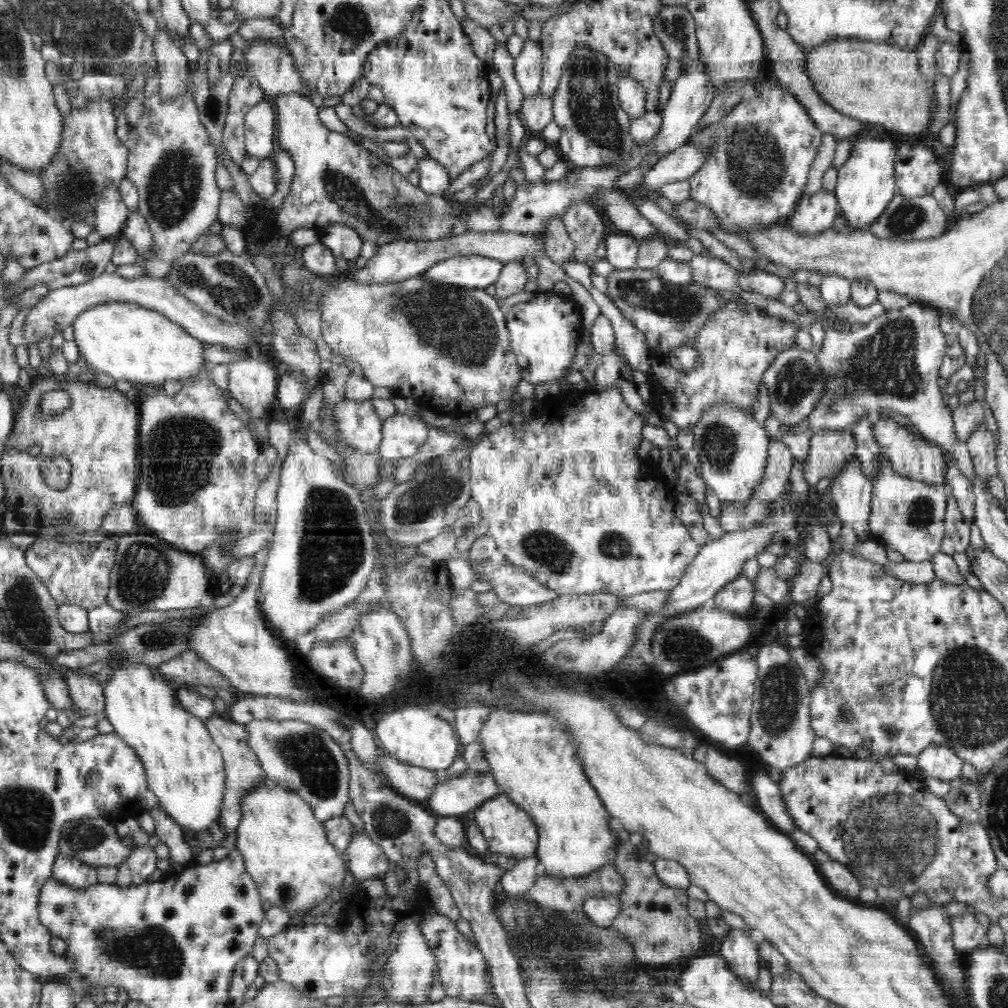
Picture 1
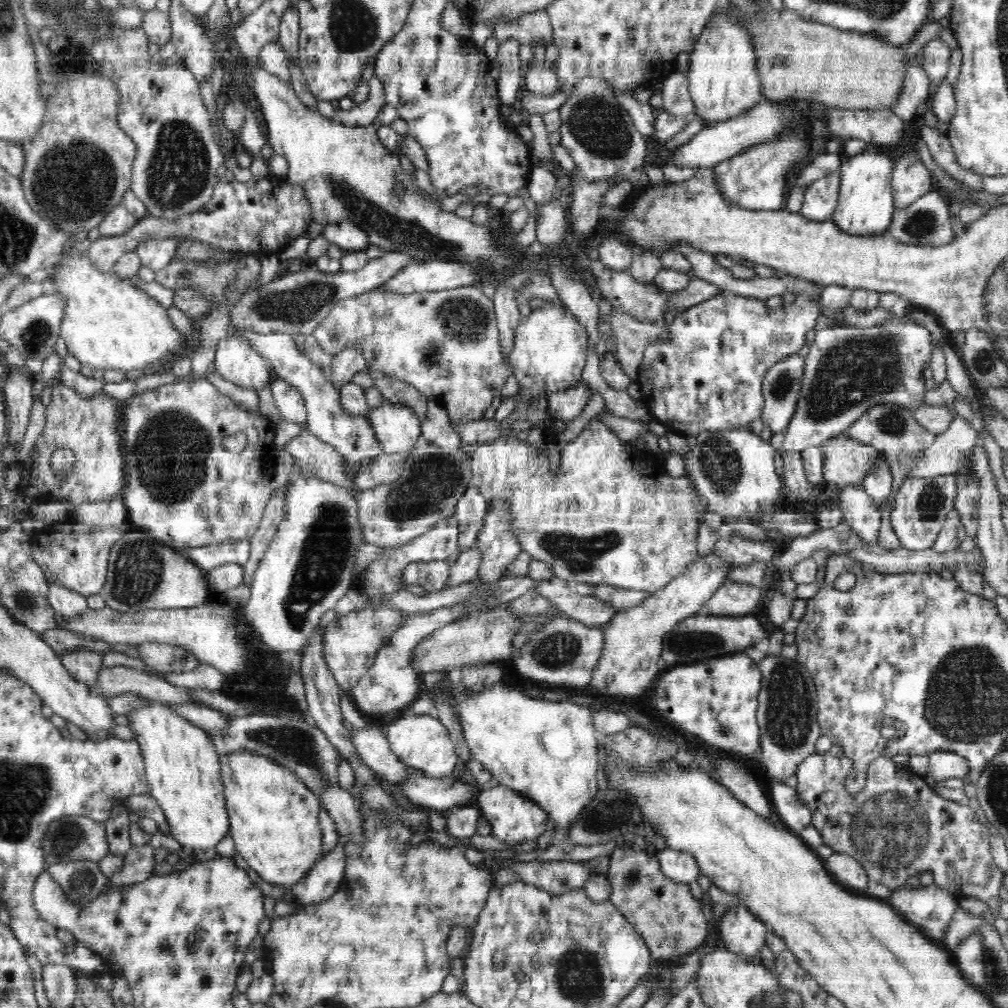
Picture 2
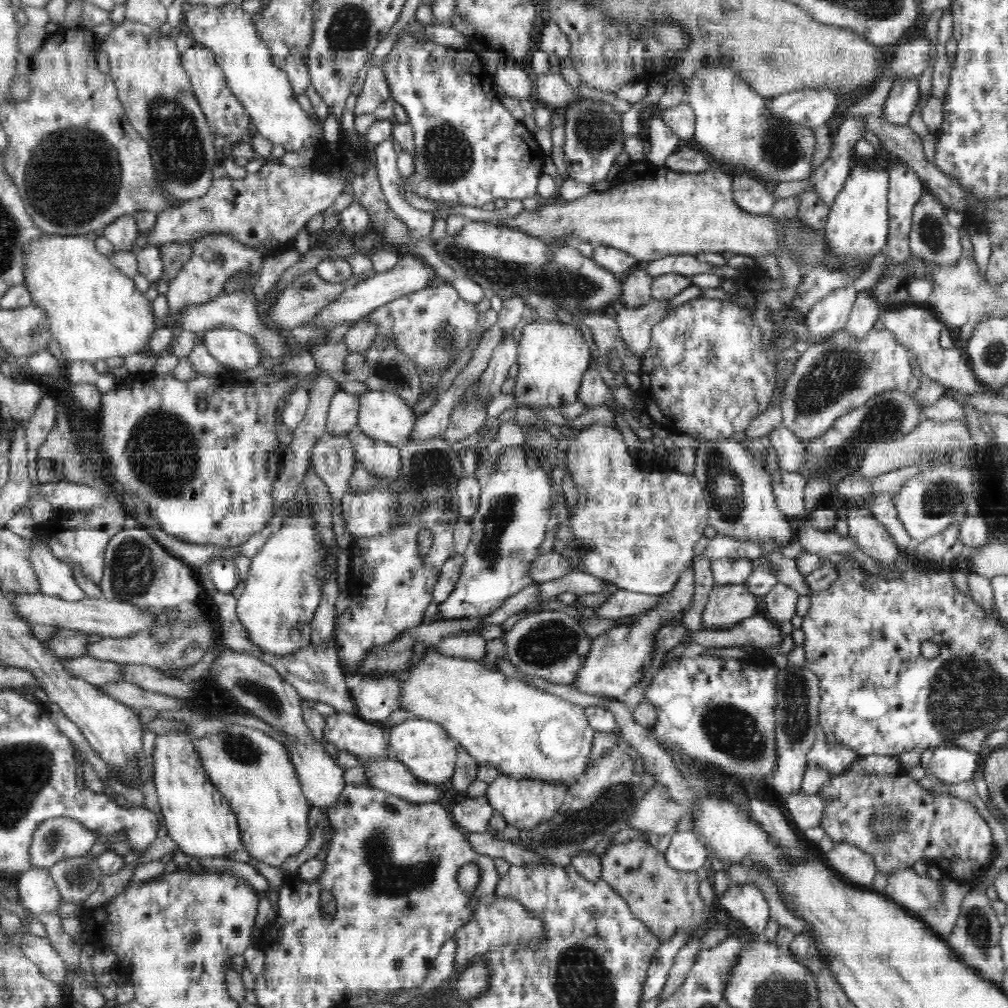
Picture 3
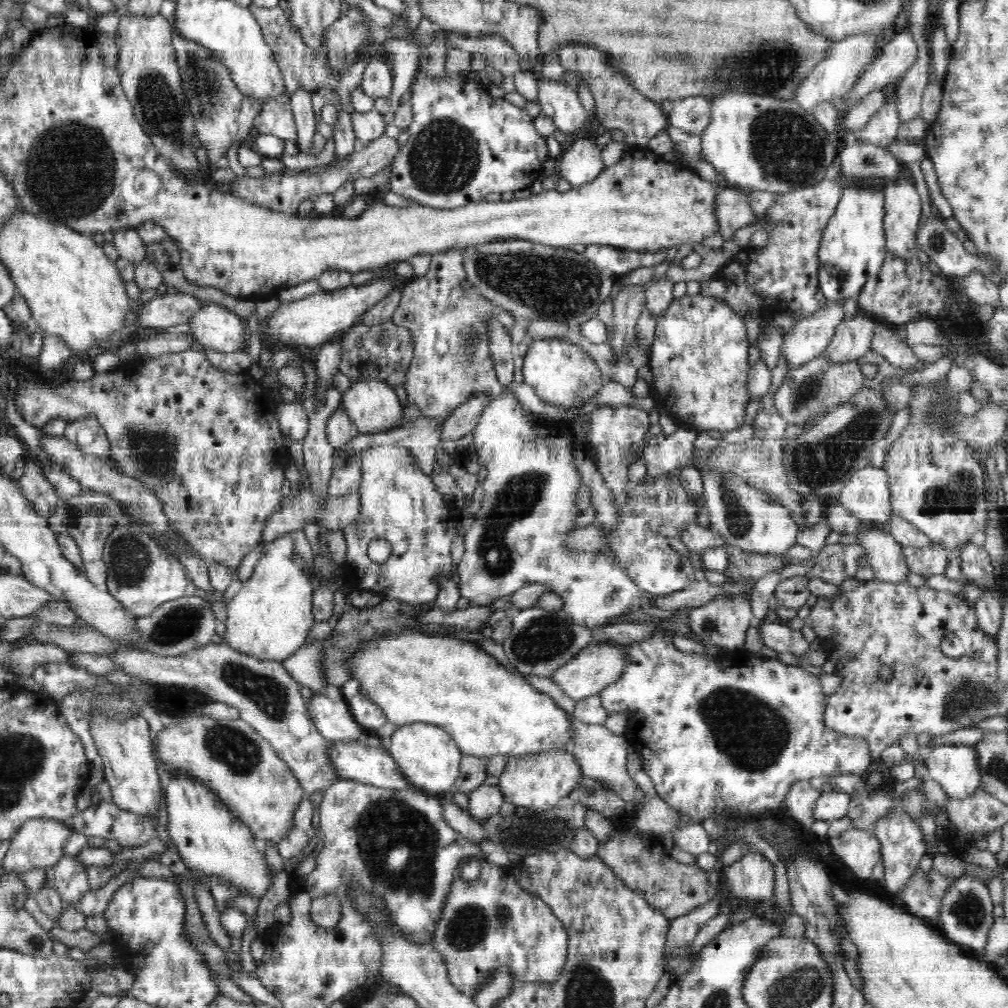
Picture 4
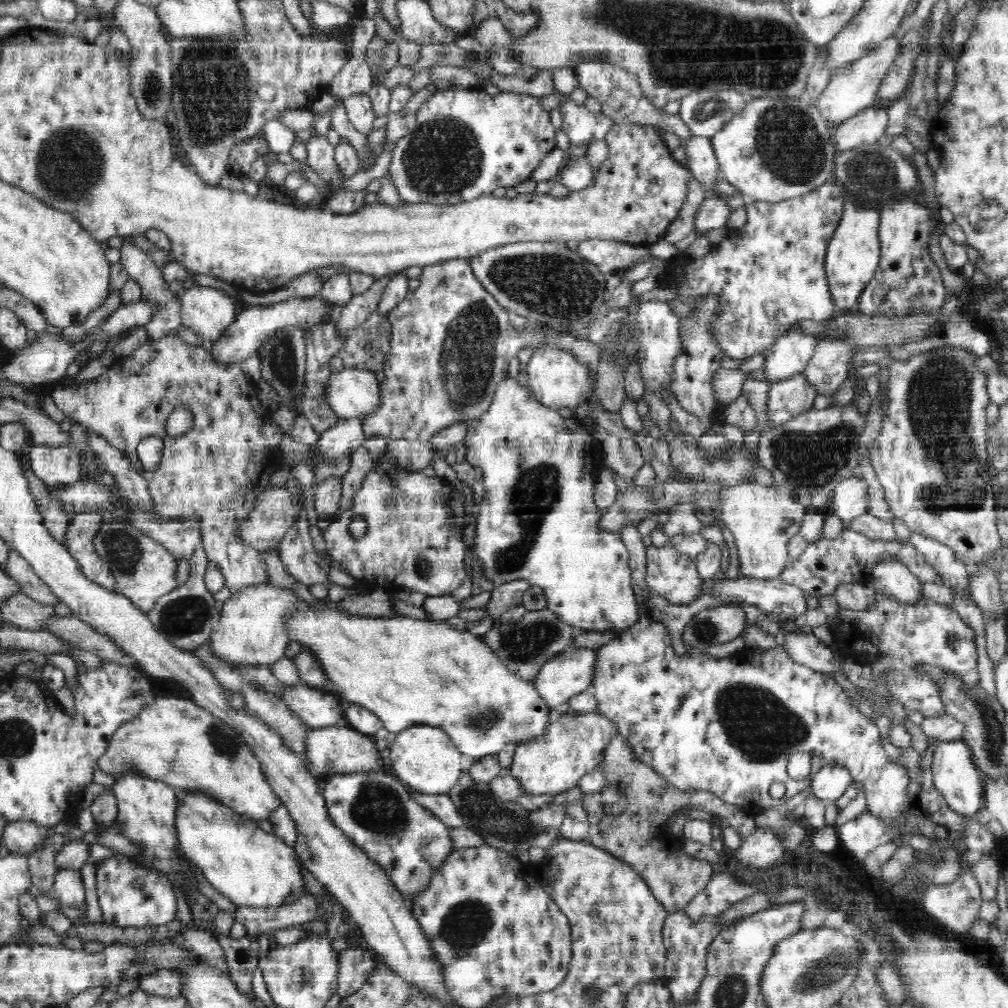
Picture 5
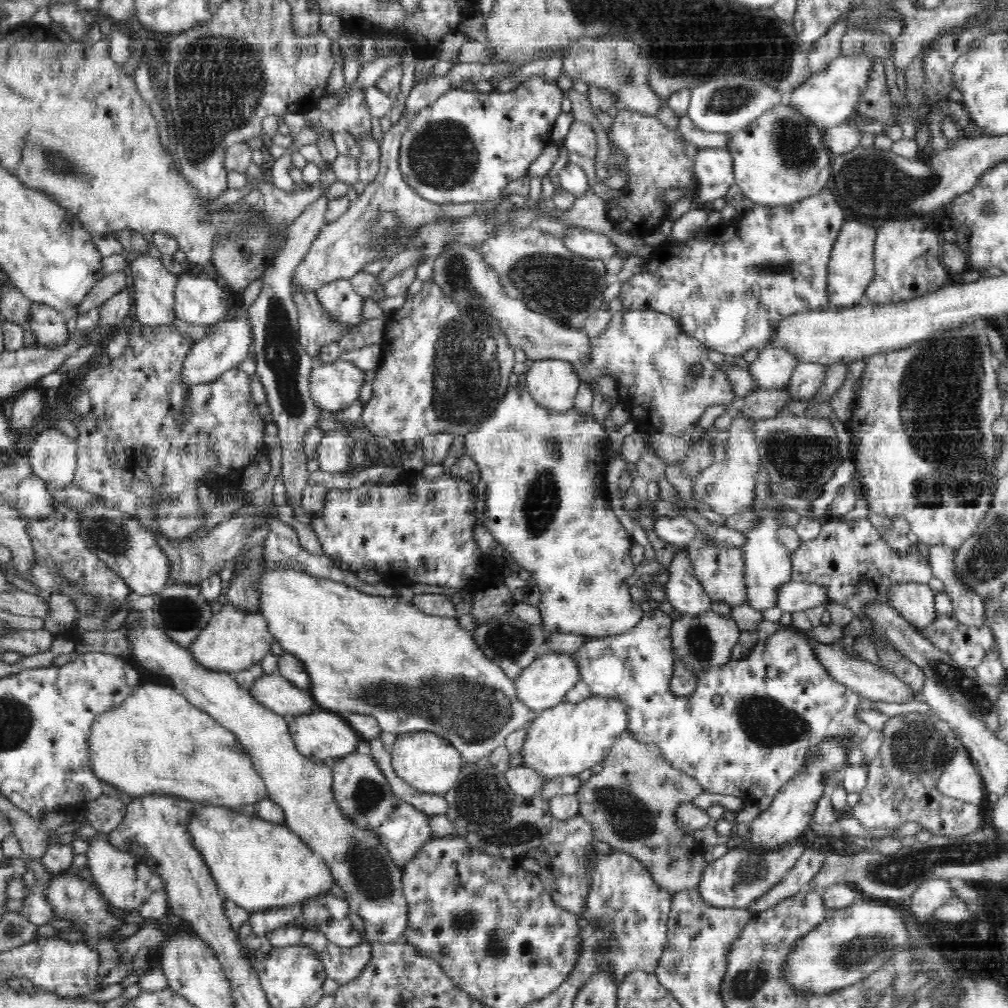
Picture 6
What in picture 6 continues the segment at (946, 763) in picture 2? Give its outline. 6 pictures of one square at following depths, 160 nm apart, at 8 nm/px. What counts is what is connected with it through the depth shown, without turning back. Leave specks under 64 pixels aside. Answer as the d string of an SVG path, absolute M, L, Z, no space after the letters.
M960 745L943 768L937 789L946 796L979 806L984 798L984 783L969 752Z

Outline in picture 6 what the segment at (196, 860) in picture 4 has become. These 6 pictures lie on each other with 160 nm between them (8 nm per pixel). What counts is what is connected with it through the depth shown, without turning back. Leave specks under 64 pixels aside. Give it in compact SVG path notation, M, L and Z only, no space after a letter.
M205 805L190 815L187 824L194 848L203 856L219 892L248 912L267 911L301 903L306 899L330 893L335 882L330 869L285 824L274 824L258 816L241 814L227 807Z

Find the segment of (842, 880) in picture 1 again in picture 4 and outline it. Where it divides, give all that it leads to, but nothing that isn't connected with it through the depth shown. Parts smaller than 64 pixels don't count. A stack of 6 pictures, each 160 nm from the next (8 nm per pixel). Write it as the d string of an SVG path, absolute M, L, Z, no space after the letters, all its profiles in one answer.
M849 827L840 836L828 840L832 852L858 878L871 878L875 864L881 860L881 846L868 829Z

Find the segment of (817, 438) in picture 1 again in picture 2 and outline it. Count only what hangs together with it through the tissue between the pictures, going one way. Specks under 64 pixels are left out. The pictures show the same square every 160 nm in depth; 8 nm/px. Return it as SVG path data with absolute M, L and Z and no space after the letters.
M846 434L833 437L829 439L822 448L822 460L823 460L823 480L825 482L834 482L840 489L846 485L862 483L861 480L868 474L868 471L875 465L878 457L884 457L886 460L885 453L878 448L874 448L869 444L863 442L856 442L852 437L848 437Z

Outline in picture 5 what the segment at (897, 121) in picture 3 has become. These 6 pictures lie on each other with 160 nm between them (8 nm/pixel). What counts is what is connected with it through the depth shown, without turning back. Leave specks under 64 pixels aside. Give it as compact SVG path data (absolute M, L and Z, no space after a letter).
M875 105L862 110L849 120L833 125L837 150L845 151L861 144L878 143L886 134L888 122L886 105Z

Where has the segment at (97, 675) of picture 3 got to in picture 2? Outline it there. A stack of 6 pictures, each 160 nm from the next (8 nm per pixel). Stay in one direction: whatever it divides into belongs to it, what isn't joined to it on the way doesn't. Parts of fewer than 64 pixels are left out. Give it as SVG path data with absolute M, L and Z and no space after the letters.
M124 666L102 668L98 678L99 692L104 696L116 696L132 692L157 703L190 704L196 700L184 687L177 687L164 679L151 676L144 671Z

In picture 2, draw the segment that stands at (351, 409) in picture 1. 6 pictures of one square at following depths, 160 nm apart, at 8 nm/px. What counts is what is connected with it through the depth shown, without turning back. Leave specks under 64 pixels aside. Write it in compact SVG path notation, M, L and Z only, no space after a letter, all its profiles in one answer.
M240 329L236 330L236 334L248 339L251 345L265 358L271 367L274 378L285 380L298 388L307 408L307 429L320 440L334 446L353 466L353 472L356 472L360 466L373 462L377 456L384 454L383 446L378 442L367 414L352 415L342 409L339 388L328 380L329 374L322 371L321 367L315 365L298 350L290 335L285 333L262 335L250 331L240 331Z

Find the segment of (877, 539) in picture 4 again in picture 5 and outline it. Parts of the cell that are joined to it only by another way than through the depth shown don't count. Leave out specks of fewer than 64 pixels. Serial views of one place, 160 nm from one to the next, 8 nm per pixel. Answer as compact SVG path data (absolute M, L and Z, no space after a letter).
M882 560L874 566L870 583L876 591L901 604L914 604L923 596L923 583L910 570L896 560Z

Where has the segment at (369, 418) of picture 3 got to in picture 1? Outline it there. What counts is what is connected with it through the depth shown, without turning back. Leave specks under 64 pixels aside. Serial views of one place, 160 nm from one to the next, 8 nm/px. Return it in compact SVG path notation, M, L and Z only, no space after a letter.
M392 414L382 422L379 455L388 460L414 456L426 442L430 426L416 415Z

